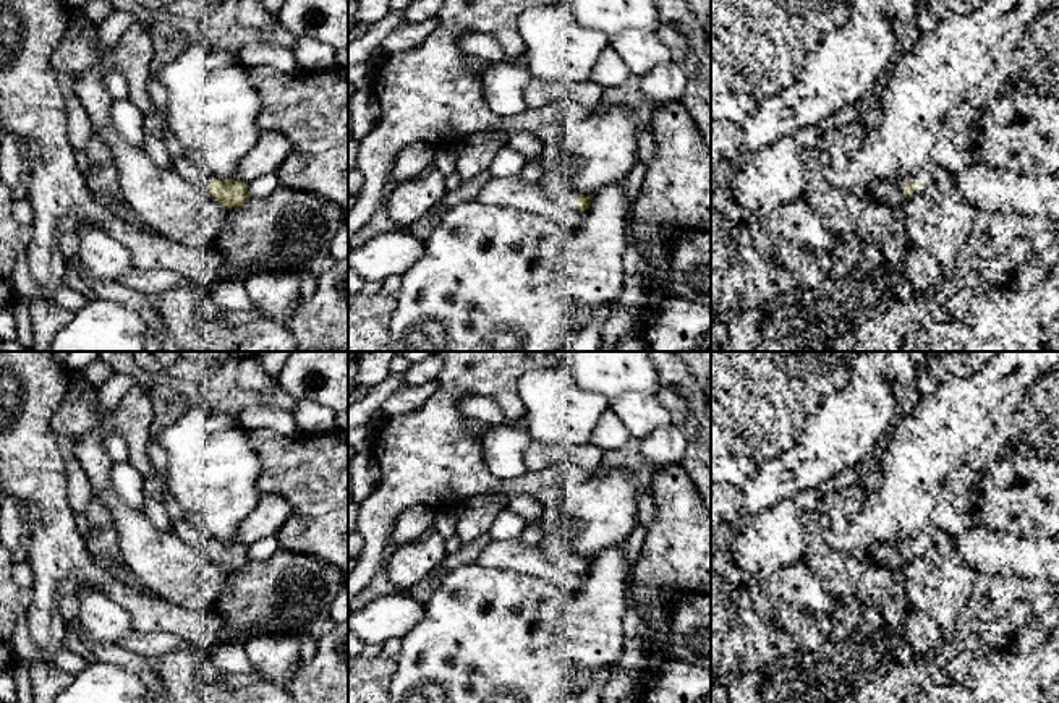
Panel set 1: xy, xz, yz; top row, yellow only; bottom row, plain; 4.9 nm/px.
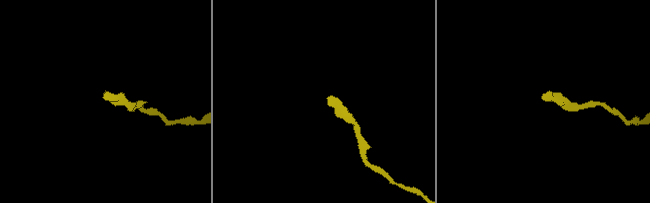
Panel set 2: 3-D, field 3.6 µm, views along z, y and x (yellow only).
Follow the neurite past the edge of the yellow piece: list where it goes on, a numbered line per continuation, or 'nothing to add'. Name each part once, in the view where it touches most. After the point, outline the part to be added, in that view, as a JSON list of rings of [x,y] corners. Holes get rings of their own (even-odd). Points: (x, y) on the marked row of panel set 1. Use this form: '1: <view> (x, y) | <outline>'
1: yz (922, 175) | [[[925,168],[917,170],[910,178],[912,185],[926,183],[929,180],[929,173]]]

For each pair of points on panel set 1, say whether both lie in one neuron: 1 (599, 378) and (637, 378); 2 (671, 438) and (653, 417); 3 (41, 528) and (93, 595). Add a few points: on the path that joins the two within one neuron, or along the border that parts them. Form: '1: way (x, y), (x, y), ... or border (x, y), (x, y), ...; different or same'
1: way (609, 378), (627, 378); same
2: border (672, 423), (658, 428), (642, 441); different
3: border (73, 593), (88, 587), (97, 587), (120, 606); different

